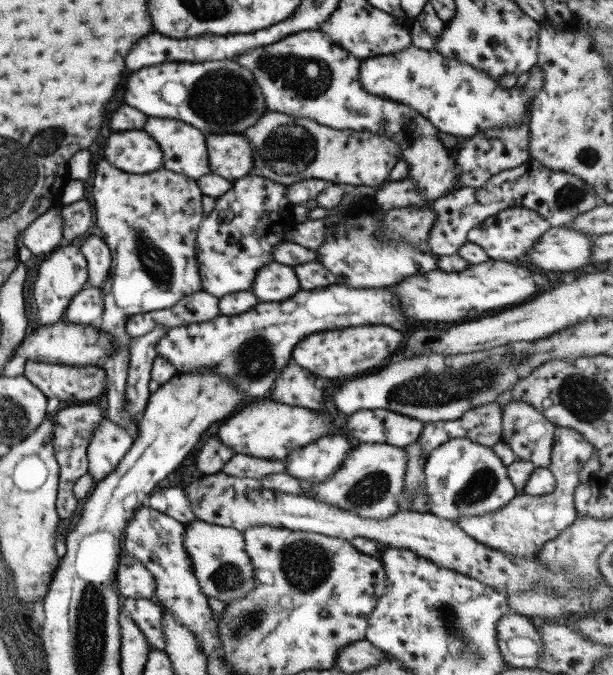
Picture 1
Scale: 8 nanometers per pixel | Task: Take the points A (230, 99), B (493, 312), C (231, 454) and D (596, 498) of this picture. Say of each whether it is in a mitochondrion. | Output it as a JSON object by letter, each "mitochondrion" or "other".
{"A":"mitochondrion","B":"other","C":"other","D":"other"}

